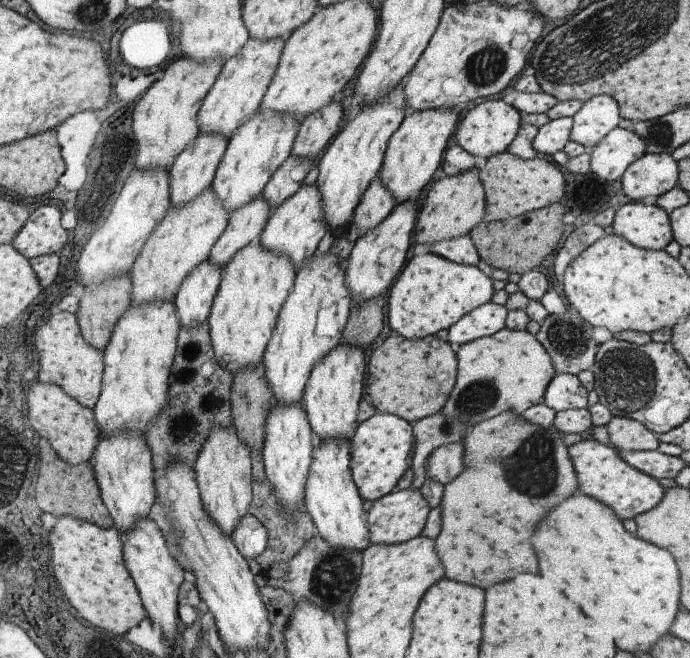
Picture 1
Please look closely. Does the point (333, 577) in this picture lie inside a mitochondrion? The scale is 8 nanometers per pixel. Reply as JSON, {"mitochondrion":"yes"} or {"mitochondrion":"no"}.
{"mitochondrion":"yes"}

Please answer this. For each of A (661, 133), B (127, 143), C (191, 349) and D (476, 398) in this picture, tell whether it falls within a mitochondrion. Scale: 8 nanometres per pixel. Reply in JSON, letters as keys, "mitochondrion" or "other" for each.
{"A":"mitochondrion","B":"other","C":"mitochondrion","D":"mitochondrion"}

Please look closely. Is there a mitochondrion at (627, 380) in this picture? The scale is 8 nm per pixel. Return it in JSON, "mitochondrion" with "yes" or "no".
{"mitochondrion":"yes"}

